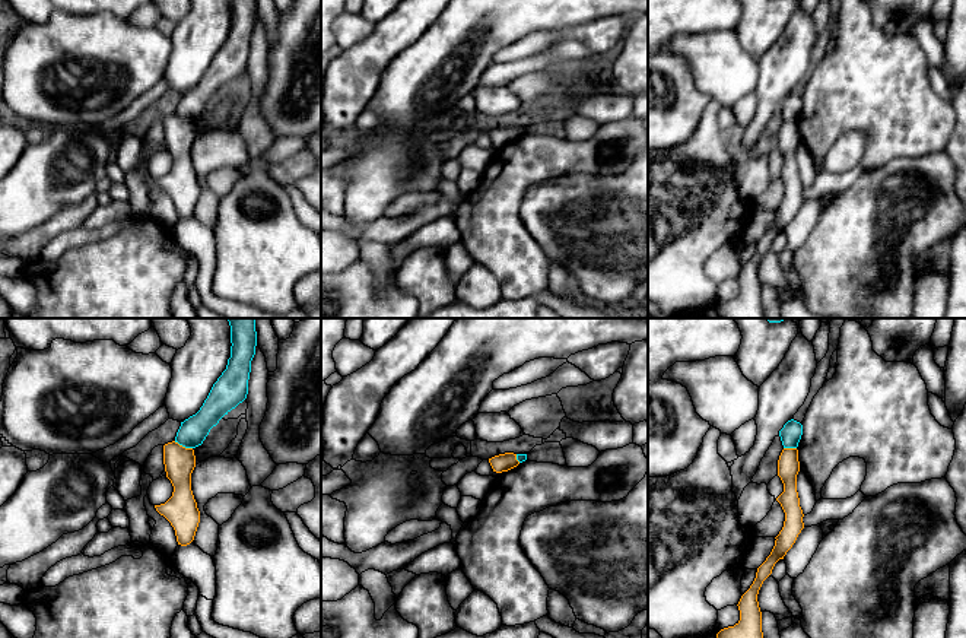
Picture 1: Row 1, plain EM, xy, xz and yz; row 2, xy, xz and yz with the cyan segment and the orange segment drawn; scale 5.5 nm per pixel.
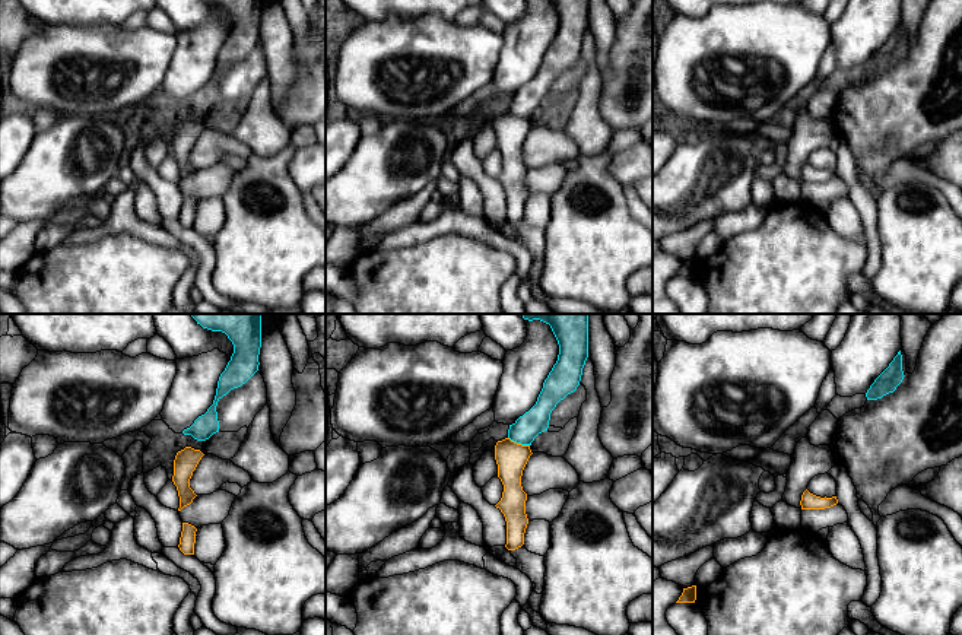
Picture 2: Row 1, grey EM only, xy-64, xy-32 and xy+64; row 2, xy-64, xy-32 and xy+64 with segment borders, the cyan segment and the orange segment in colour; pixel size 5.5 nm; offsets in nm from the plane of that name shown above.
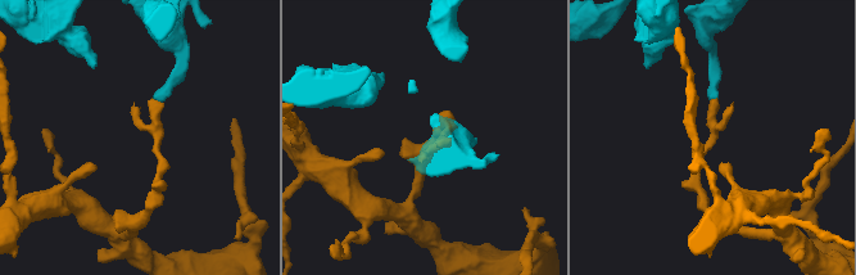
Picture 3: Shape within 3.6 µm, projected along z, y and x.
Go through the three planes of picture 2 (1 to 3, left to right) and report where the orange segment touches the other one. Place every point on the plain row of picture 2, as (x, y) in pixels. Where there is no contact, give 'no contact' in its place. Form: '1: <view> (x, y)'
1: no contact
2: xy-32 (518, 116)
3: no contact

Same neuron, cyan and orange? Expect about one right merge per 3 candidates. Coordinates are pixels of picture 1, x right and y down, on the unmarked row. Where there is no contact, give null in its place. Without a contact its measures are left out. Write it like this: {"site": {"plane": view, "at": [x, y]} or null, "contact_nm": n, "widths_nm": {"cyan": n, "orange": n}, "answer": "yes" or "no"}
{"site": {"plane": "xy", "at": [183, 118]}, "contact_nm": 110, "widths_nm": {"cyan": 160, "orange": 170}, "answer": "no"}

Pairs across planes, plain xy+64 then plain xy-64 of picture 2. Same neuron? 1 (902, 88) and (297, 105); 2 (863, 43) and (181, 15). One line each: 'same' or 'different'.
1: same
2: different

